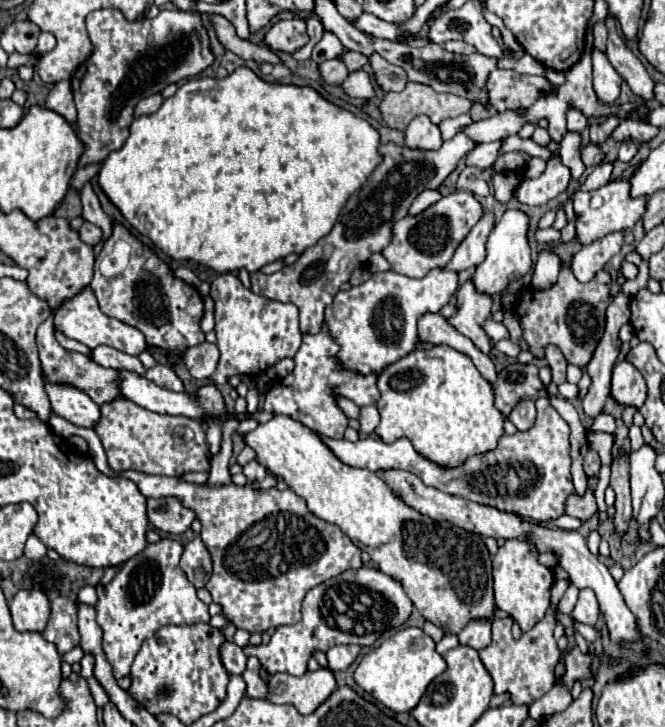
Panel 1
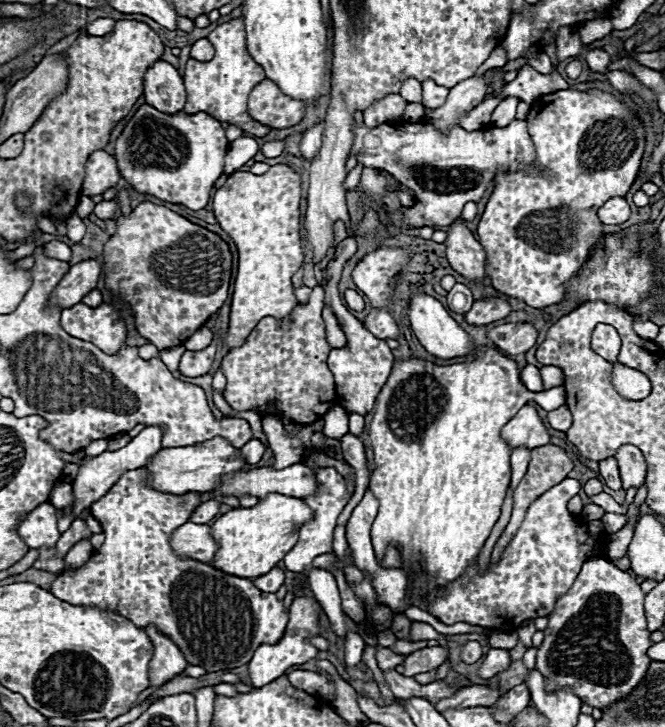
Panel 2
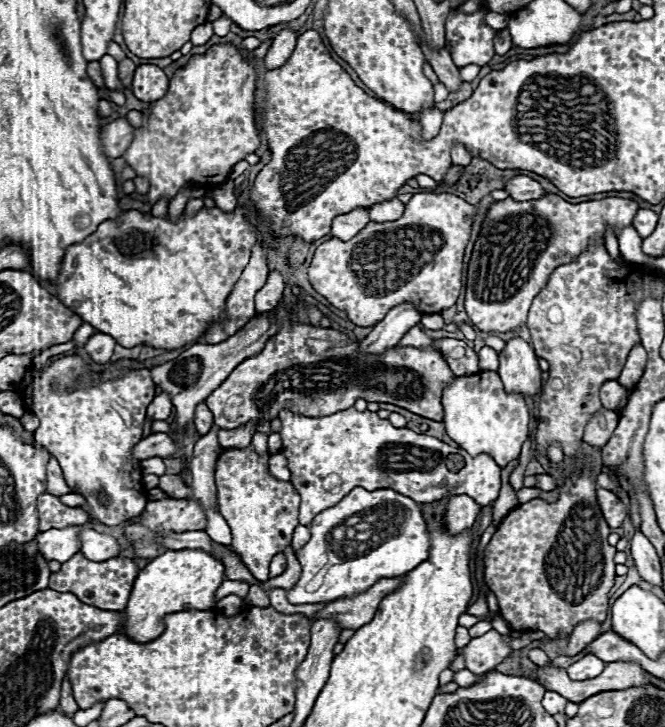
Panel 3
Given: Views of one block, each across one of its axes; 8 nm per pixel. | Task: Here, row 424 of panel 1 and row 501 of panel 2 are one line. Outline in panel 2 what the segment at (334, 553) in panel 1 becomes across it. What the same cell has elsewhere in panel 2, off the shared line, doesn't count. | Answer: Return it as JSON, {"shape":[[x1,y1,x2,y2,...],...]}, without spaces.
{"shape":[[68,482,56,484,56,488,52,488,52,494,50,494,50,504,52,504,56,510,62,510,62,508,72,506,72,504,74,504,72,486,70,486]]}

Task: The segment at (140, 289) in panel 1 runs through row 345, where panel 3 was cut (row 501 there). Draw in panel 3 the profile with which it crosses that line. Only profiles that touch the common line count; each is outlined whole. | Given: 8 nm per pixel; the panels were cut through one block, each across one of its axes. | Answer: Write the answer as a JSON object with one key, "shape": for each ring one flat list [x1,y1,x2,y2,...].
{"shape":[[162,498,162,500,148,500,144,512,124,526,124,536,130,540,136,558,152,560,160,556,166,548,162,546,164,532,188,532,188,528,206,530,206,512,196,500,182,500,182,498]]}

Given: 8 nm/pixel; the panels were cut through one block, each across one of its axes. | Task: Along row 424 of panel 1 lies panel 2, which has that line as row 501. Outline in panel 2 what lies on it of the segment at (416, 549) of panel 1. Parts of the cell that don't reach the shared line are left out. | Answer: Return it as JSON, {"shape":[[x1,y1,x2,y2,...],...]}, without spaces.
{"shape":[[268,494,252,508,234,508,212,524,212,536,220,544,212,564,240,578,262,576,264,572,270,572,294,548,300,528,312,518,314,510,304,500,284,494]]}

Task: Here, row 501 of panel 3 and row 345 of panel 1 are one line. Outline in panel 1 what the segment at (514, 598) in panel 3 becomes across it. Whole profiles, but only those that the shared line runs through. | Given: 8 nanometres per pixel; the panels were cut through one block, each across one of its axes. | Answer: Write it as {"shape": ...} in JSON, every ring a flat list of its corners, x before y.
{"shape":[[562,266,558,282,548,290,536,290,536,292,522,292,522,300,516,304,516,310,520,314,522,326,524,326,524,340,532,348,530,352,534,356,544,356,542,348,546,344,556,344,562,354,566,356,568,364,586,366,592,358,592,352,598,346,598,340,604,332,606,324,606,308,610,304,610,276,600,270,590,282,582,284,578,282,568,266]]}

